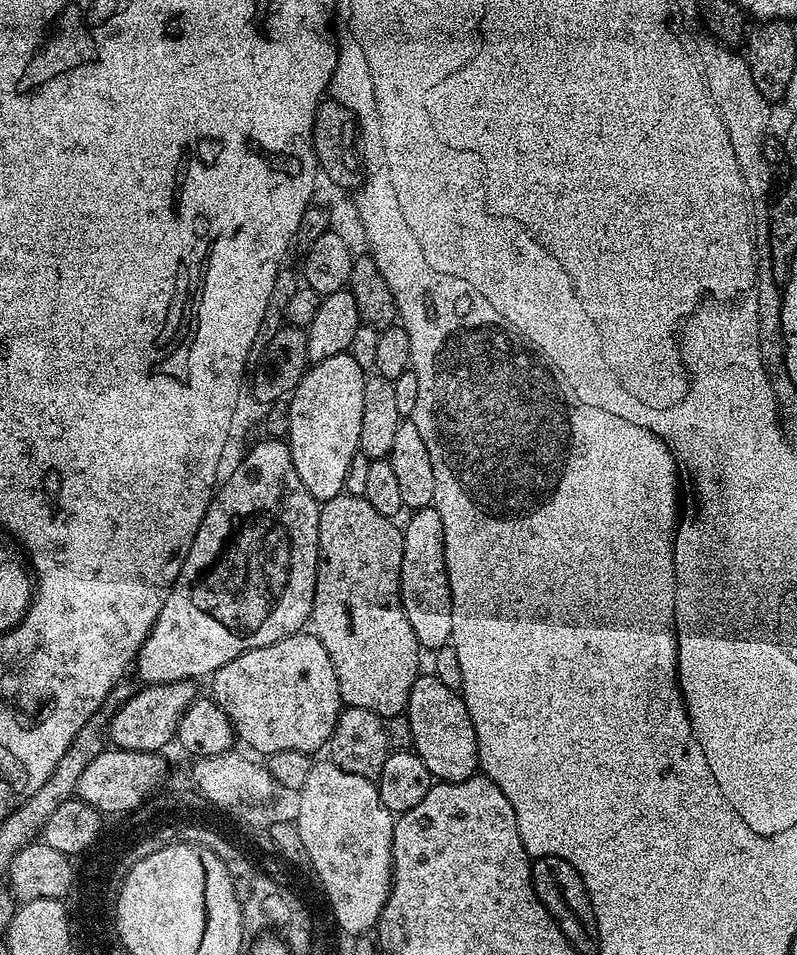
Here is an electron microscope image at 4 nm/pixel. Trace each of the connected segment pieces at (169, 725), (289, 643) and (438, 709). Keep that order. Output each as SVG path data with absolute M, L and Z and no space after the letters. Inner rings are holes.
M179 680L169 684L149 684L133 691L131 698L127 700L117 712L112 715L112 720L108 723L107 739L112 748L122 750L134 750L135 752L158 752L163 753L164 747L170 745L176 738L176 723L182 718L185 710L191 706L192 701L197 699L197 685L190 680Z
M301 630L295 632L292 636L282 638L278 642L274 642L270 646L262 646L250 650L246 654L242 654L238 658L234 658L230 662L226 662L226 666L222 666L211 677L212 692L211 699L216 701L216 705L226 714L226 718L230 718L232 729L236 731L239 743L247 746L253 753L271 754L278 750L298 750L309 754L316 754L320 747L327 745L332 738L332 731L338 722L342 711L342 701L340 699L340 691L338 690L338 678L334 674L334 666L330 662L330 654L326 654L326 646L322 646L322 642L311 631Z
M434 674L417 676L406 715L410 722L412 748L420 755L422 762L426 762L426 770L430 770L432 777L445 784L453 784L477 775L480 763L478 742L466 702L457 689L442 686Z

